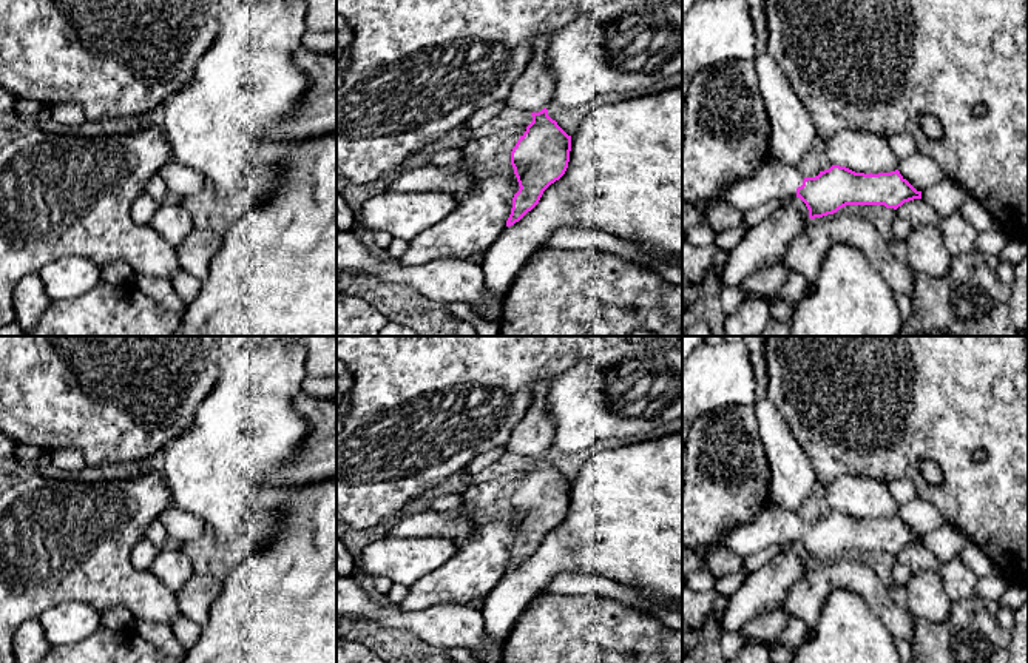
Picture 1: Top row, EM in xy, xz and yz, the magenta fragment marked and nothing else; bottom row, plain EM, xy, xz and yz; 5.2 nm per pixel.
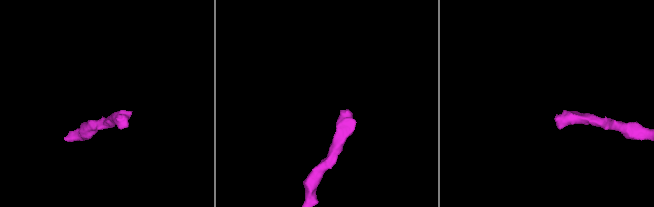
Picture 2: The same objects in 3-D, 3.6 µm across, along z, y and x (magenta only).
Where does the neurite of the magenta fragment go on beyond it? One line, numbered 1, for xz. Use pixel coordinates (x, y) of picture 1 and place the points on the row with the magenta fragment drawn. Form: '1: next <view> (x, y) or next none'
1: next xz (533, 90)

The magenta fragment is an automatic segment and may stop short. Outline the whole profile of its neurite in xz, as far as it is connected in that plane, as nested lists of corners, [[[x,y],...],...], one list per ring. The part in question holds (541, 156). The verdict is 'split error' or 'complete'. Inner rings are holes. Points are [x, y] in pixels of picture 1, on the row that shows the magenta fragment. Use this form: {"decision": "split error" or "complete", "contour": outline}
{"decision": "split error", "contour": [[[543,34],[534,45],[533,57],[511,88],[508,106],[528,111],[533,122],[511,151],[511,165],[519,182],[512,197],[506,227],[519,222],[540,200],[543,191],[559,180],[570,162],[571,136],[548,116],[554,76],[546,66],[551,34]]]}

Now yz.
{"decision": "split error", "contour": [[[770,163],[749,179],[738,180],[719,191],[719,199],[746,213],[778,200],[786,205],[800,197],[809,217],[837,213],[846,205],[884,205],[897,210],[905,202],[921,199],[898,170],[891,173],[864,174],[846,167],[832,165],[815,177],[804,177],[798,167]]]}

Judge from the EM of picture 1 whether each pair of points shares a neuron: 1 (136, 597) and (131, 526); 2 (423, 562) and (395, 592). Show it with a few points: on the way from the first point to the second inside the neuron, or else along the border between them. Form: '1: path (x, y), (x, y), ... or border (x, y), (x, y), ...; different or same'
1: path (121, 580), (121, 543); same
2: border (394, 583), (402, 583), (408, 588); different

